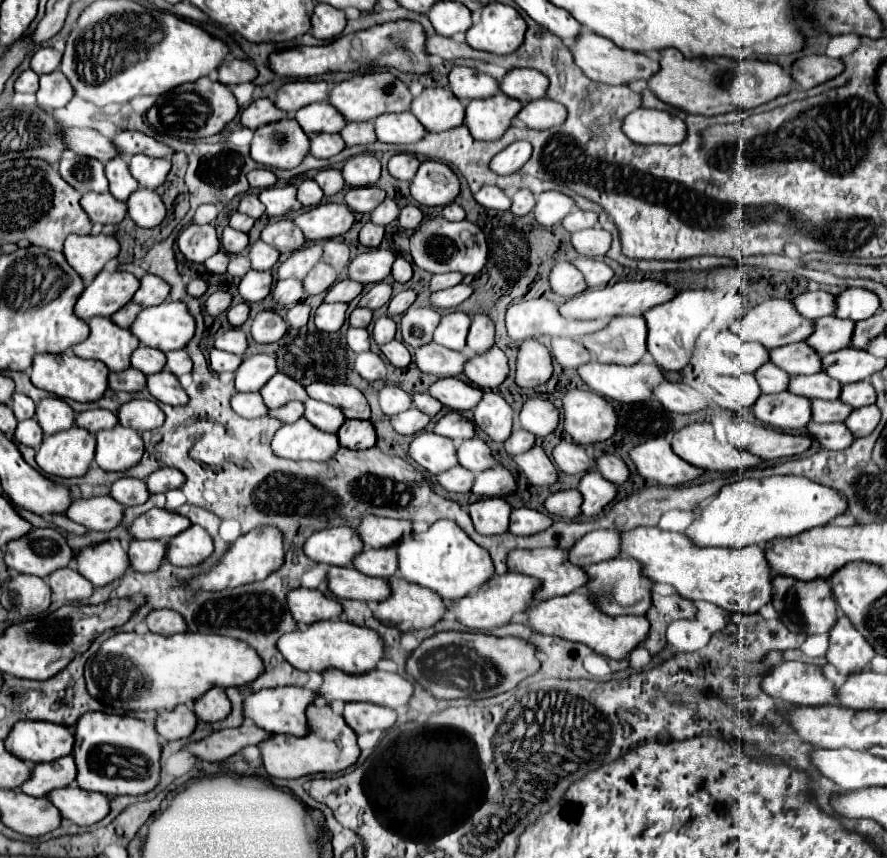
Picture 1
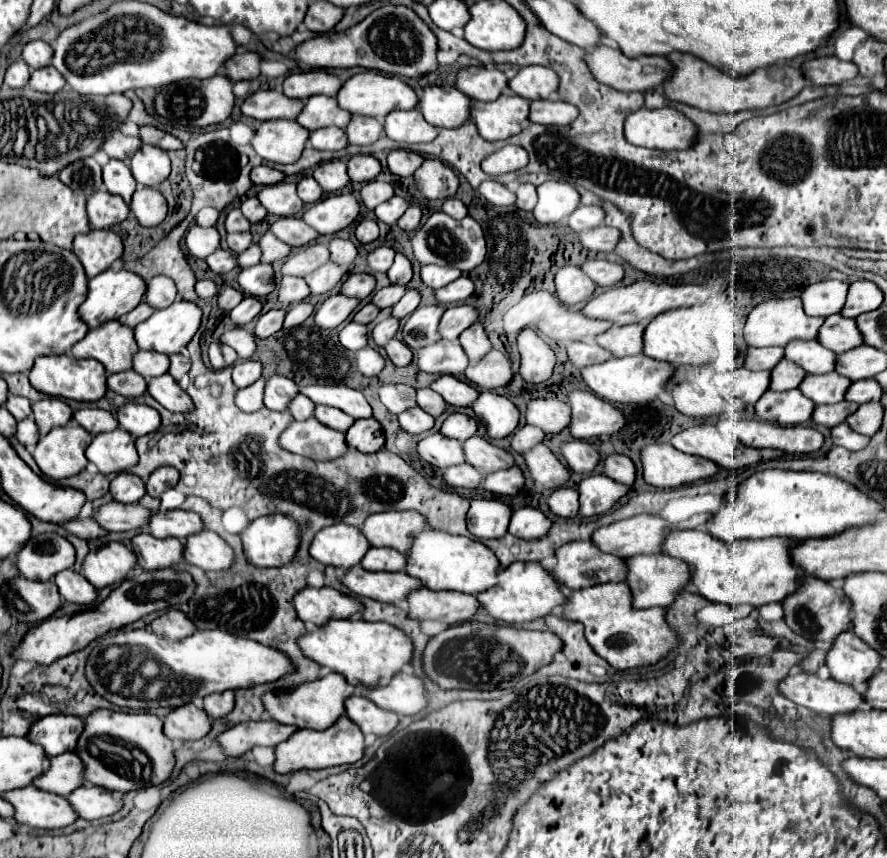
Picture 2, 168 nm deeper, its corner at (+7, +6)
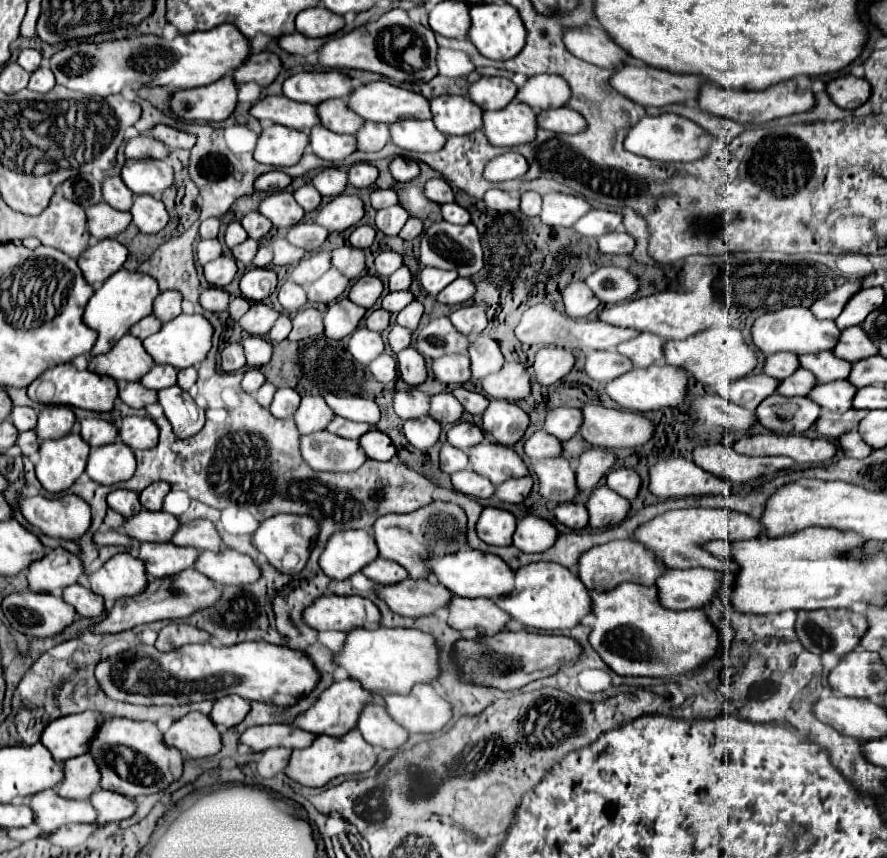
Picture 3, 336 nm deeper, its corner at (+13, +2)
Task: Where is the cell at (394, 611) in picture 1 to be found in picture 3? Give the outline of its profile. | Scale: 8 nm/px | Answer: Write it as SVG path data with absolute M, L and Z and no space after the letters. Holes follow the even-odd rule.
M453 596L445 606L447 624L457 630L477 630L479 634L497 634L509 622L509 616L501 612L489 598L461 598Z

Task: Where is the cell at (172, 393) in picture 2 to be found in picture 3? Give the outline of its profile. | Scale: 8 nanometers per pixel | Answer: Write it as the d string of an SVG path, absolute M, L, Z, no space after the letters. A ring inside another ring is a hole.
M169 386L157 392L157 400L163 406L165 418L171 422L173 432L181 438L195 436L205 424L203 408L197 408L191 396L179 386Z

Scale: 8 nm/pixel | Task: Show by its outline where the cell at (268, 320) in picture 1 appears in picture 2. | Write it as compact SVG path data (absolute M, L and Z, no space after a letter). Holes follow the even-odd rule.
M269 310L265 314L261 314L257 318L255 324L255 336L257 338L269 338L271 334L279 332L283 328L283 320L285 320L285 310Z

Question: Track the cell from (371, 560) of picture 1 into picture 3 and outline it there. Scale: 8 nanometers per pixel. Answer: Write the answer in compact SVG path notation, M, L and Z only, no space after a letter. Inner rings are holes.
M375 558L361 572L377 584L395 584L395 582L401 582L409 576L403 566L395 564L393 560L385 560L385 558Z

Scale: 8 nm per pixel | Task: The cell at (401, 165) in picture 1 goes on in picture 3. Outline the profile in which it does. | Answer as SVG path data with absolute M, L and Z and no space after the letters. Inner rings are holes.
M393 158L391 164L389 164L389 170L391 170L391 176L397 180L397 182L409 182L413 178L419 176L419 164L413 160L409 162L407 158Z

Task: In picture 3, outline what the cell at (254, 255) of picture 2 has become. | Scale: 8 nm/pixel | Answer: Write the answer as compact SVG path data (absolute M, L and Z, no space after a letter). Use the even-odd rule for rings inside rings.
M259 246L259 250L257 250L257 254L255 254L255 258L253 258L251 264L267 268L271 264L271 258L273 258L273 254L269 252L269 248L267 246Z

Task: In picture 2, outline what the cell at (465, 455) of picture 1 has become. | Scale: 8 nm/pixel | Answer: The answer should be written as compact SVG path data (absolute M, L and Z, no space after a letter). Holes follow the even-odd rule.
M473 436L471 440L463 442L463 450L467 462L477 470L483 470L483 474L491 474L515 466L515 458L511 452L493 446L483 436Z

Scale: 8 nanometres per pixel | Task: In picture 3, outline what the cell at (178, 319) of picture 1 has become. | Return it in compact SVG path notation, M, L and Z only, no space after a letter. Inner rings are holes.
M179 314L177 318L165 322L159 332L147 336L143 340L143 348L155 360L155 364L171 364L177 370L187 366L199 369L211 348L211 334L213 334L213 328L201 314Z

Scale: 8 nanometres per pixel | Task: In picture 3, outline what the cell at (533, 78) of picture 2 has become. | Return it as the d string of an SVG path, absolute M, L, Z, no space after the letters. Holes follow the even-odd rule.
M537 74L531 76L519 90L517 90L517 100L523 104L529 104L535 112L539 110L549 110L549 108L559 108L565 106L569 100L569 84L555 74Z

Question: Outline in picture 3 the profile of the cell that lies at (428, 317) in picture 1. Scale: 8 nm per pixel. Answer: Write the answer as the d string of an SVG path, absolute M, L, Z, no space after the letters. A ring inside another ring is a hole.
M441 316L431 318L427 324L419 326L411 340L411 346L427 358L437 358L443 354L465 352L469 346L469 338L459 336L459 332L455 332L455 328L449 324L449 318Z

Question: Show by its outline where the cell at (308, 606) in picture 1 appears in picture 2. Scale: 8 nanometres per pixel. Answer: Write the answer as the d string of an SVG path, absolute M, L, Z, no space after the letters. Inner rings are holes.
M311 588L297 592L293 598L295 610L303 622L313 622L317 626L327 624L333 618L351 618L363 612L363 604L335 588Z

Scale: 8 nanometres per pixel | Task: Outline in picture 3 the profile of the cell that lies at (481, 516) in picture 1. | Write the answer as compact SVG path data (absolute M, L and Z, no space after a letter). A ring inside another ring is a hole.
M483 508L479 520L477 520L477 536L485 544L495 544L495 546L509 546L511 536L515 532L515 516L507 510L499 508Z

